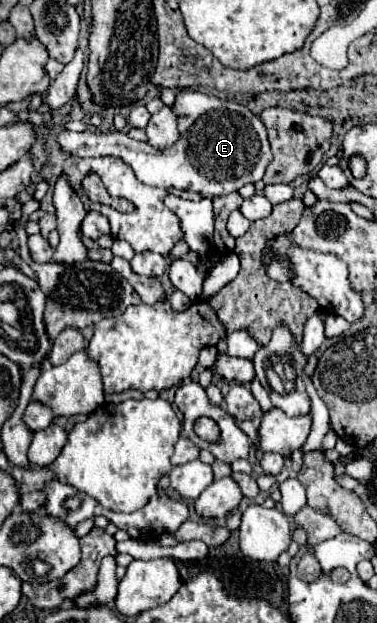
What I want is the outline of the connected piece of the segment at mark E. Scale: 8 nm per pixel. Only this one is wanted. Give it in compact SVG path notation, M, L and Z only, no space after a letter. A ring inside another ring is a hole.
M183 91L177 95L173 111L177 117L179 133L185 135L191 129L191 155L187 155L189 143L183 137L169 149L155 149L149 147L149 143L129 139L127 133L123 131L75 133L65 129L57 133L57 143L61 151L75 157L120 158L127 165L131 165L137 179L145 185L163 187L163 189L187 189L207 199L239 191L245 183L255 183L263 179L265 169L271 161L267 131L261 119L253 115L245 105L231 101L227 103L221 101L219 97L203 95L197 91Z

